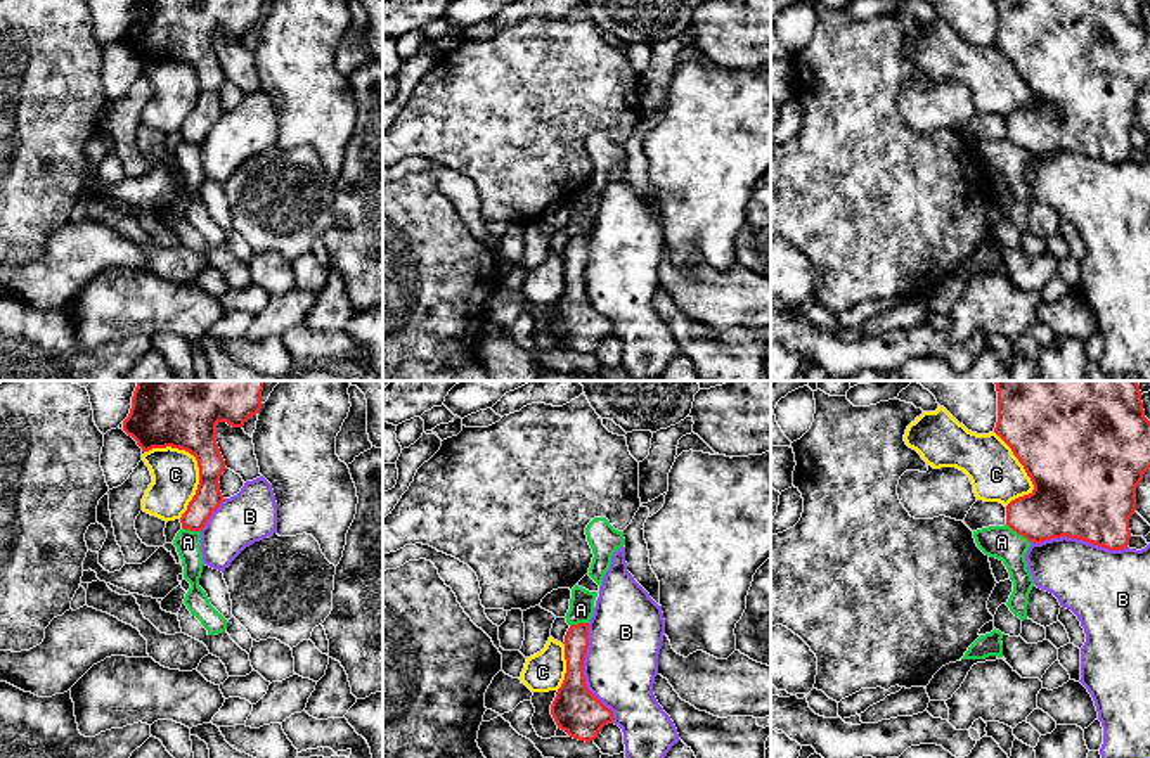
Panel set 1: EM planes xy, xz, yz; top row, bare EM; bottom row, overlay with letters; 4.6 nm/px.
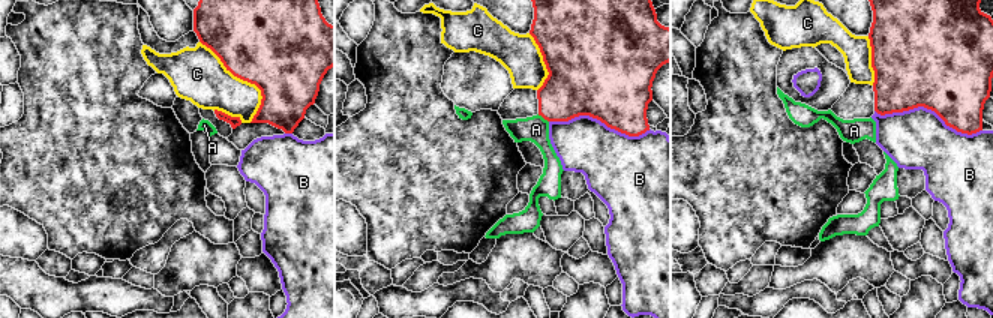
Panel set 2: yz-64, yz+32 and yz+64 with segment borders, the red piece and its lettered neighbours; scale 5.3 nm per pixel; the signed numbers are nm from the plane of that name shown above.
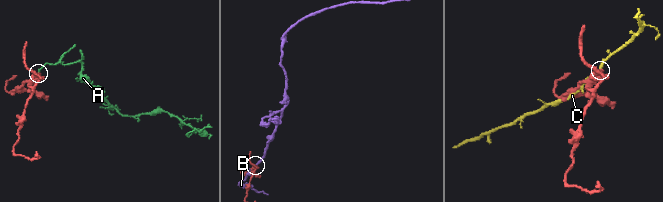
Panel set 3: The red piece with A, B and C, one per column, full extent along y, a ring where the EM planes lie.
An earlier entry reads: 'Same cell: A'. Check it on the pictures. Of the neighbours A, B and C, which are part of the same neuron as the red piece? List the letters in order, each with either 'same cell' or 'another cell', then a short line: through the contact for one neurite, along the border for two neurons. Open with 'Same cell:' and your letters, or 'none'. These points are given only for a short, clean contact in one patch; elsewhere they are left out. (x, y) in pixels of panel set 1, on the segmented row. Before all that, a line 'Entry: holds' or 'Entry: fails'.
Entry: fails
Same cell: none
A: another cell; line yz (1007, 523), (1029, 542)
B: another cell
C: another cell

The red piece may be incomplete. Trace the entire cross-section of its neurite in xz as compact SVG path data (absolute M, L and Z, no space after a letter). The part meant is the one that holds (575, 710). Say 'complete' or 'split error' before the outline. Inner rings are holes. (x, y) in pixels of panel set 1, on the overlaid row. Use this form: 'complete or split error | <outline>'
complete | M589 623L572 625L563 644L566 673L551 704L551 715L558 729L570 737L591 742L604 725L613 723L613 711L585 684L584 661L589 647Z

